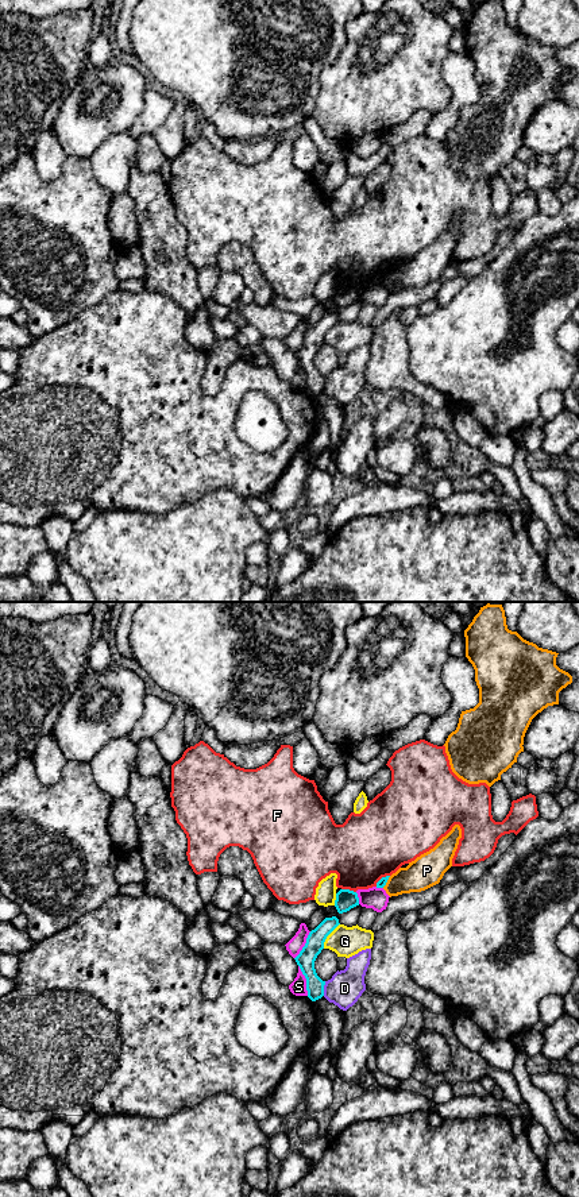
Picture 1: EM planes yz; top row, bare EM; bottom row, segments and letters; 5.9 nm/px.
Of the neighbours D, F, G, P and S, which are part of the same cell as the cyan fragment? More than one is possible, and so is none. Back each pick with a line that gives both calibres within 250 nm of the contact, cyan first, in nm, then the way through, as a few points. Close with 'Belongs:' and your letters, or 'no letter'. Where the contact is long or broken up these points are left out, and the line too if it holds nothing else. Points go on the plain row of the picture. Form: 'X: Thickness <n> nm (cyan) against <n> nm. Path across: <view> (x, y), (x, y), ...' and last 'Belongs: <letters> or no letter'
Belongs: no letter

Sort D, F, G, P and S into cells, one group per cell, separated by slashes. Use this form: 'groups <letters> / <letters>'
groups D / F / G / P / S

